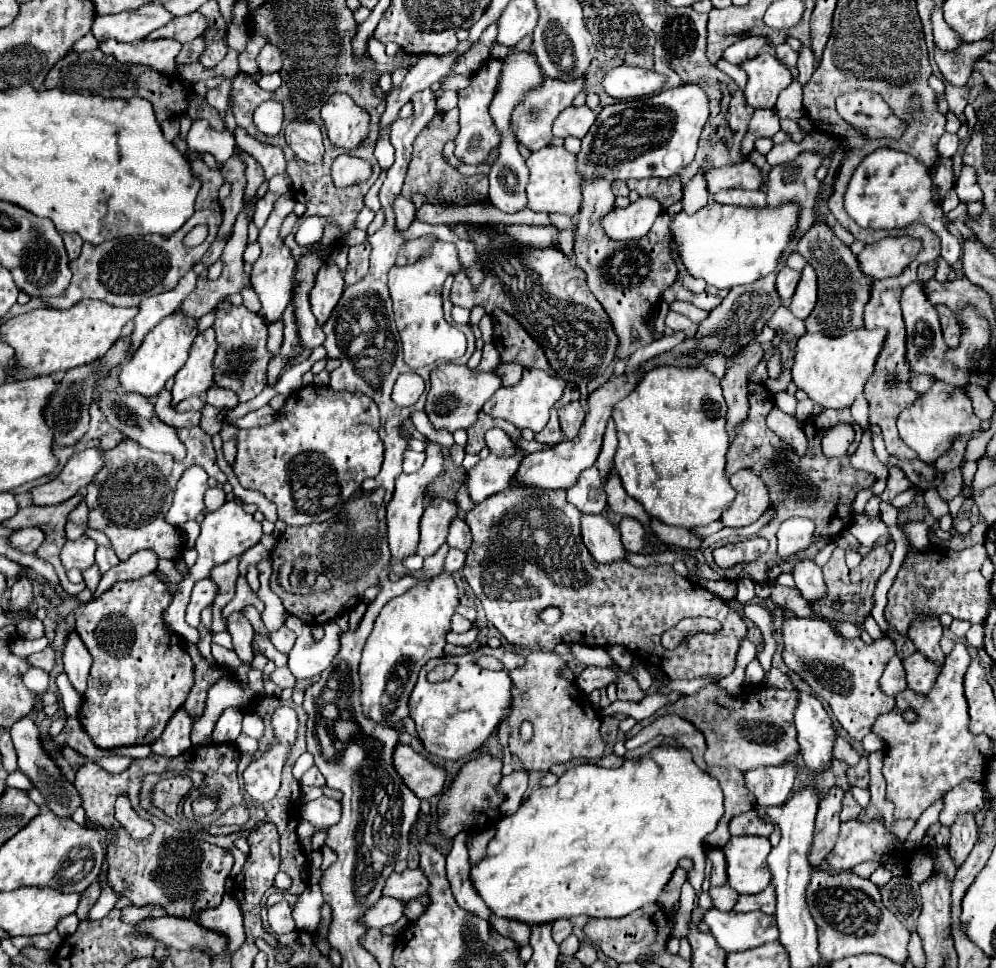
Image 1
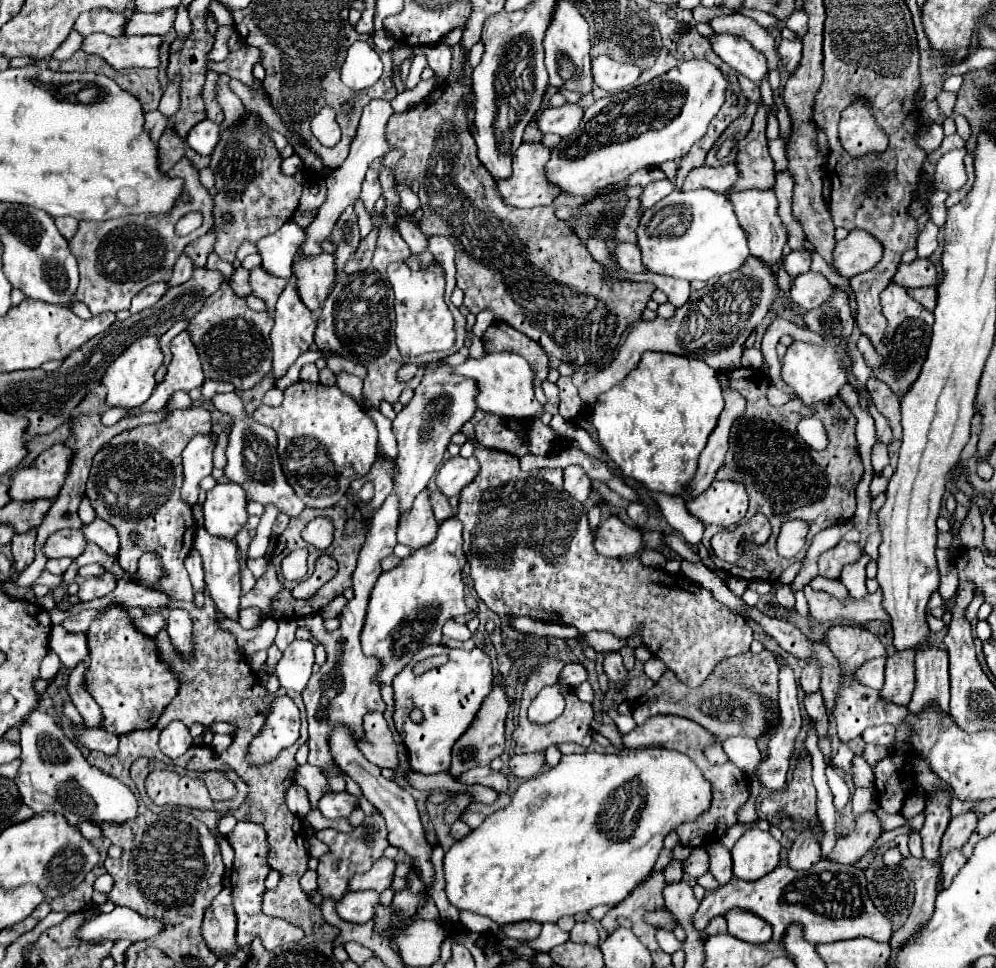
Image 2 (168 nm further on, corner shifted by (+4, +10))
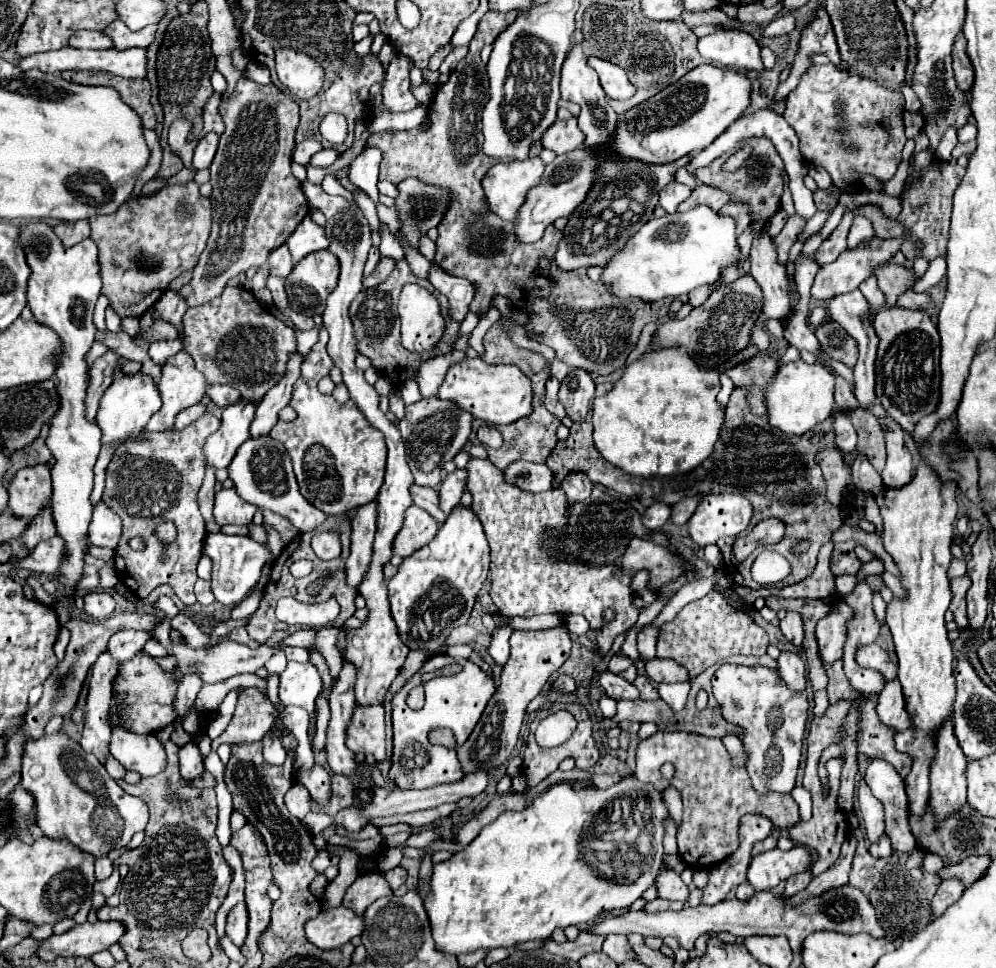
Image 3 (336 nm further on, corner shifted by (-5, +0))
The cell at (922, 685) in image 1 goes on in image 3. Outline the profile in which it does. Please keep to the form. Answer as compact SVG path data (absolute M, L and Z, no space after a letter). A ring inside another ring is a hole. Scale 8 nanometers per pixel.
M898 678L886 682L882 694L878 696L876 712L886 726L898 732L910 728L910 714L906 714L906 698L902 694L902 686Z

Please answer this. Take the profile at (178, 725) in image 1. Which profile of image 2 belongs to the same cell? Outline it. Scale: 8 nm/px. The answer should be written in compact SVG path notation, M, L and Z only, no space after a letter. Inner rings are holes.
M171 722L163 732L161 732L161 740L159 740L159 748L163 754L167 754L169 758L179 758L181 754L185 754L193 744L193 738L189 734L189 728L183 722Z

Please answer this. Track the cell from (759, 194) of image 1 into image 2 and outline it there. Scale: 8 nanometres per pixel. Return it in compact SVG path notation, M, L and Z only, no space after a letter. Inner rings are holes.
M757 190L733 192L733 194L729 194L729 200L731 200L733 210L737 214L739 226L747 234L751 256L763 260L765 264L769 264L775 270L777 264L781 262L781 250L783 250L783 246L789 240L787 226L777 216L777 198L775 198L775 192L773 190L765 190L765 192L757 192Z

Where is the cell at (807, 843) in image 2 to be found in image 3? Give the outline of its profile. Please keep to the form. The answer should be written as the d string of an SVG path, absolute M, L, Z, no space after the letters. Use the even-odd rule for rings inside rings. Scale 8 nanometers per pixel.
M812 868L806 870L806 872L802 872L802 874L794 874L794 878L788 878L788 884L786 884L784 894L786 894L786 896L794 896L794 894L806 890L806 886L810 884L812 878L814 878L814 876L812 876Z

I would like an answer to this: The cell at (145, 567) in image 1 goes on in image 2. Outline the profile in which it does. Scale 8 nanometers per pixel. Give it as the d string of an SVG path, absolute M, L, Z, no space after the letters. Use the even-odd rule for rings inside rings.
M105 572L103 576L85 580L85 582L79 586L77 596L79 596L81 602L89 602L89 600L93 600L93 598L101 598L101 596L109 594L113 588L115 588L115 576L109 574L109 572Z

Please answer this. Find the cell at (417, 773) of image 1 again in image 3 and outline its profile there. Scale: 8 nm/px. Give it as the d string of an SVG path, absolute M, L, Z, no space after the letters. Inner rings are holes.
M358 706L354 710L352 724L348 728L346 744L354 752L362 752L364 756L372 754L376 762L386 760L386 722L382 706Z

